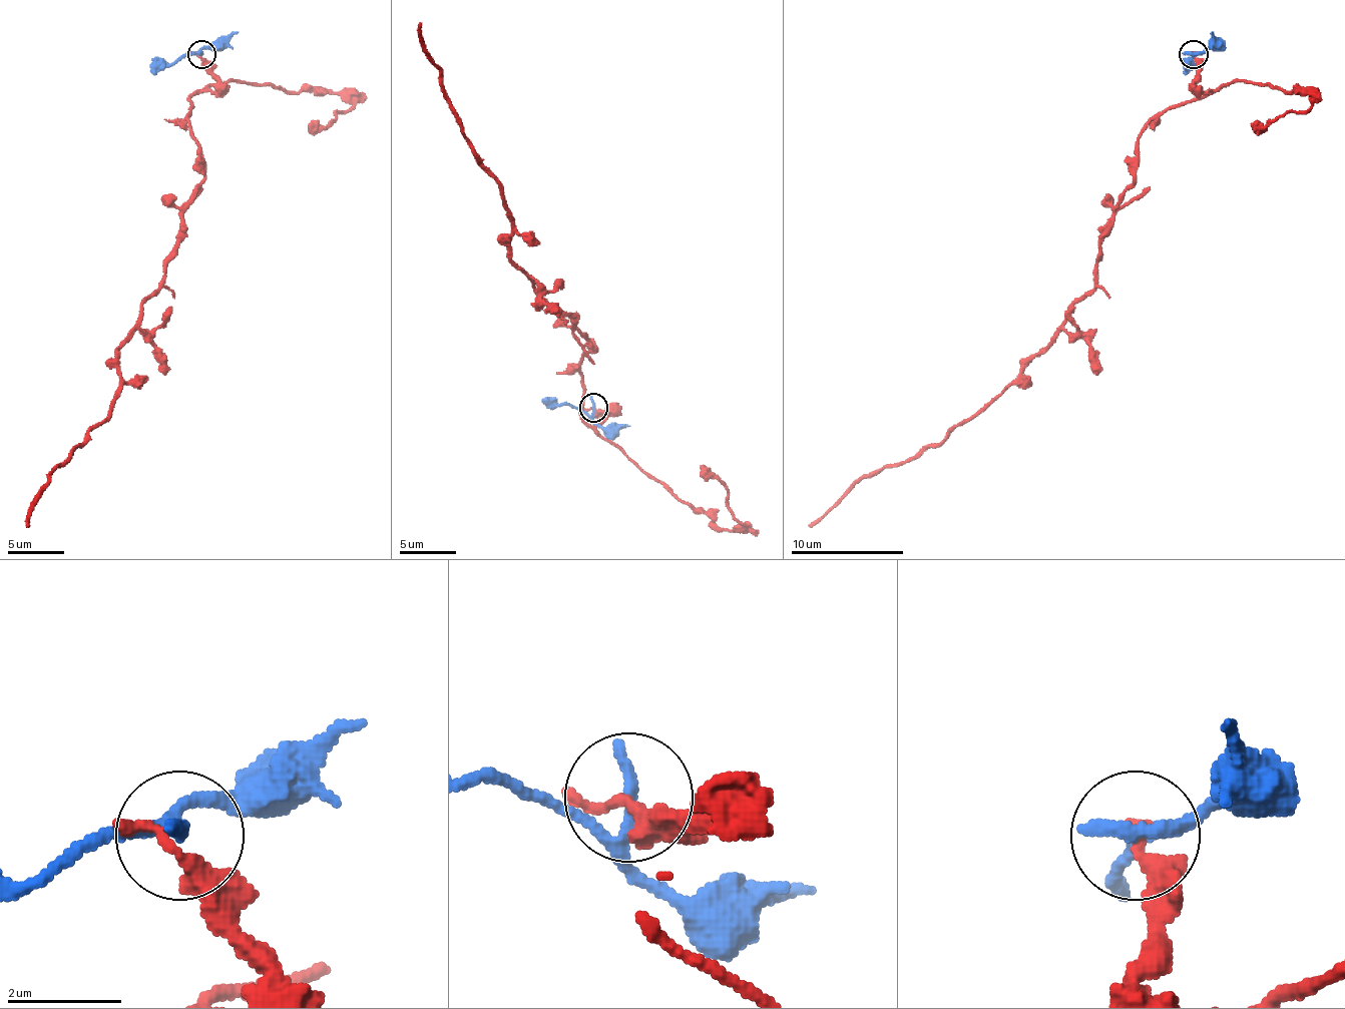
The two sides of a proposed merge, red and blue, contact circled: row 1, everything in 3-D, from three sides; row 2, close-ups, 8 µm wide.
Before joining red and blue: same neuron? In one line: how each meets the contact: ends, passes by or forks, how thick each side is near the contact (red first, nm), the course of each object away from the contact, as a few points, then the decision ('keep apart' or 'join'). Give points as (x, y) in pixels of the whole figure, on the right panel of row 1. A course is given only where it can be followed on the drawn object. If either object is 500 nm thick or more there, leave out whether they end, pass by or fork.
red ends; blue passes by; calibres 320 and 200 nm; course red (1194, 56), (1211, 90), (1138, 141), (1098, 282), (1064, 327), (940, 443), (808, 524); course blue (1194, 53), (1200, 53), (1191, 59), (1191, 65), (1186, 70); keep apart

